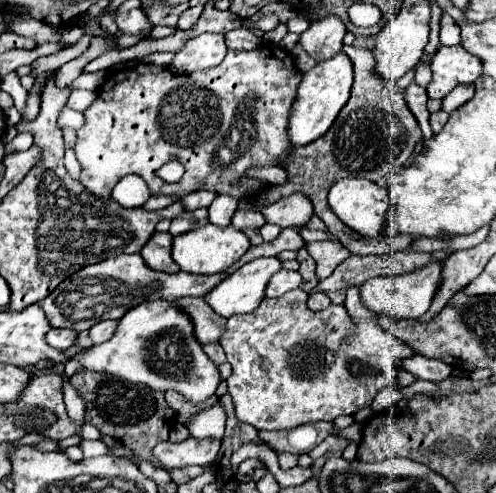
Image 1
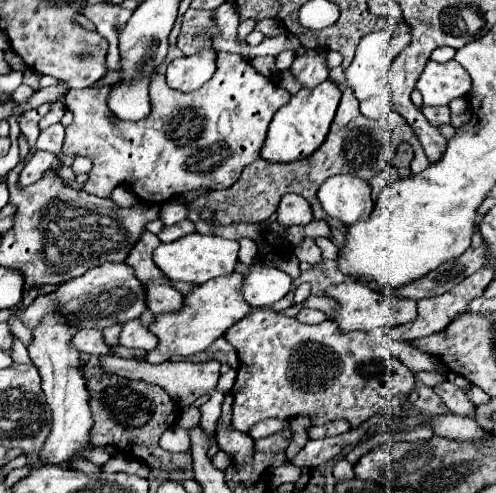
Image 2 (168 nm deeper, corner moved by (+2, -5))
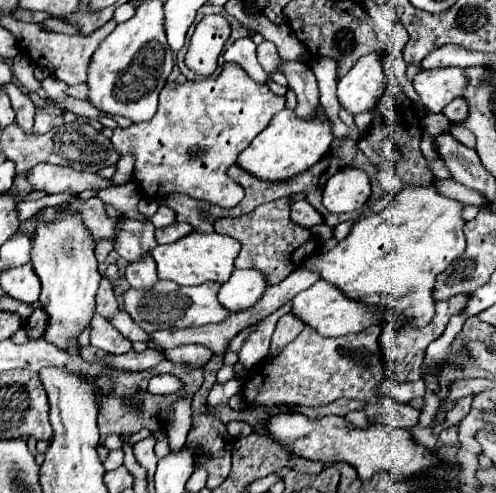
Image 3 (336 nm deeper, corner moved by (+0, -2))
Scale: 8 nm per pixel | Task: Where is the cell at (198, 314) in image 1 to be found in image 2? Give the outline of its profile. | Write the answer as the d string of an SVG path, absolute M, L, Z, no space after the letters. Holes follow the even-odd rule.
M144 283L144 287L148 293L148 307L152 313L180 311L178 307L184 305L184 295L178 293L174 287L158 283Z

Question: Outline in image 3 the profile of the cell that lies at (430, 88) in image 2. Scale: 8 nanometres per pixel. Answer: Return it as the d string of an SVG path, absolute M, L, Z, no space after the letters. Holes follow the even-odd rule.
M434 68L434 70L420 70L414 80L414 90L418 92L418 96L422 98L424 106L430 108L430 112L442 112L442 108L458 98L462 94L462 88L466 86L466 78L464 78L464 70L462 68Z

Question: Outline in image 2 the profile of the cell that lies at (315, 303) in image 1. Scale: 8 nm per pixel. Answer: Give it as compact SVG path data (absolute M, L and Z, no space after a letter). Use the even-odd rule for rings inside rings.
M302 309L296 315L296 319L304 321L304 323L322 323L322 321L326 321L326 315L322 311L318 311L318 309Z

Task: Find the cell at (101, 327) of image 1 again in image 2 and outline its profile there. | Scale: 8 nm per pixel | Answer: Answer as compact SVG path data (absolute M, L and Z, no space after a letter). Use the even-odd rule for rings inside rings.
M134 319L130 323L126 323L120 331L120 337L118 337L120 345L122 347L136 347L136 349L144 349L144 351L152 351L156 345L158 345L158 339L156 335L148 333L142 325L140 325L140 319Z

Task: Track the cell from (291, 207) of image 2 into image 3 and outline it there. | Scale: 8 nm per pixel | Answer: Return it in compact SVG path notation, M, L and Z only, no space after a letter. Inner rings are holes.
M300 200L300 202L294 202L292 204L292 214L290 214L292 222L296 222L298 226L314 226L314 224L322 224L324 218L320 216L320 212L314 210L312 204L308 204L306 200Z

